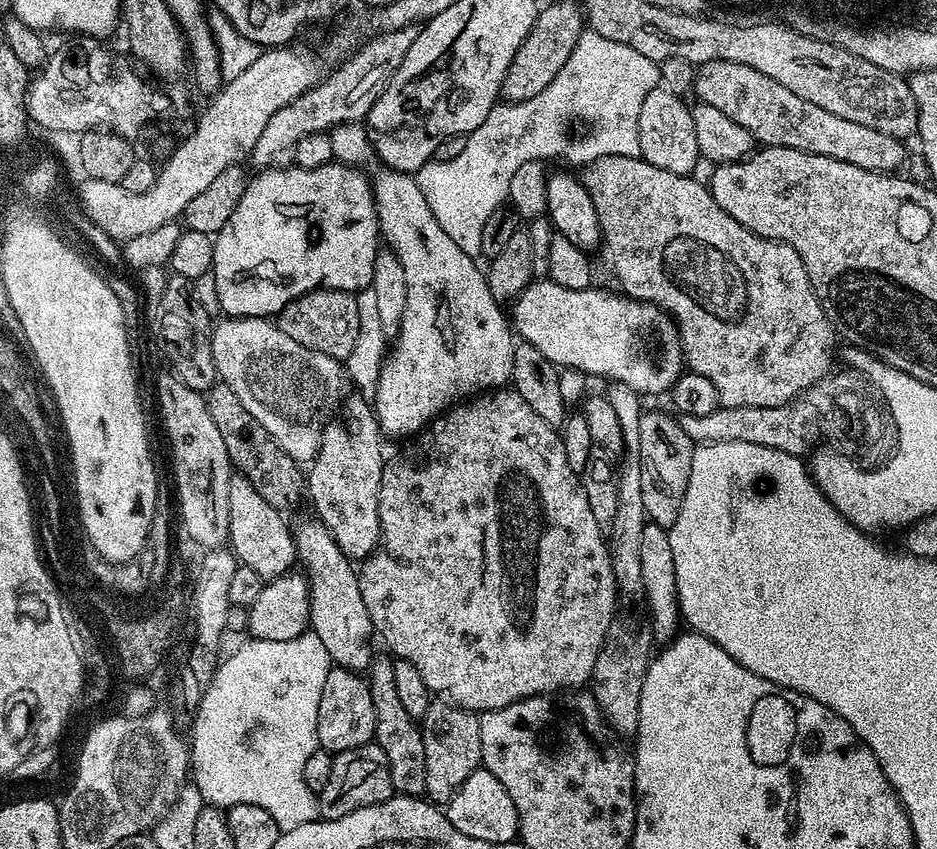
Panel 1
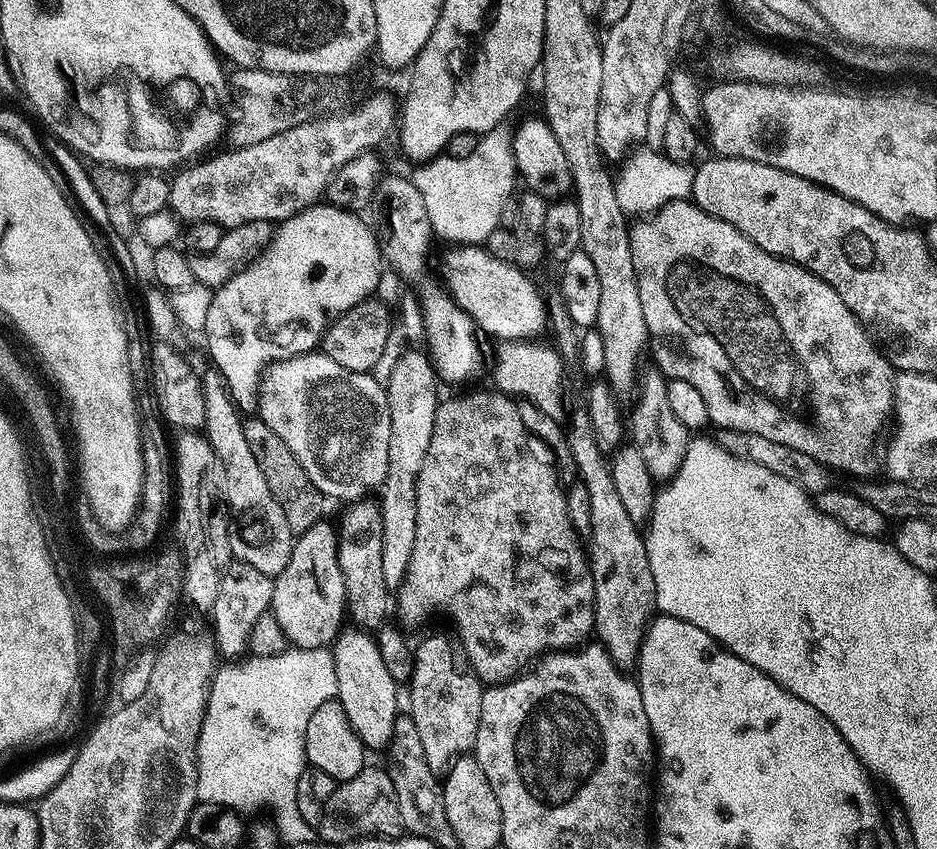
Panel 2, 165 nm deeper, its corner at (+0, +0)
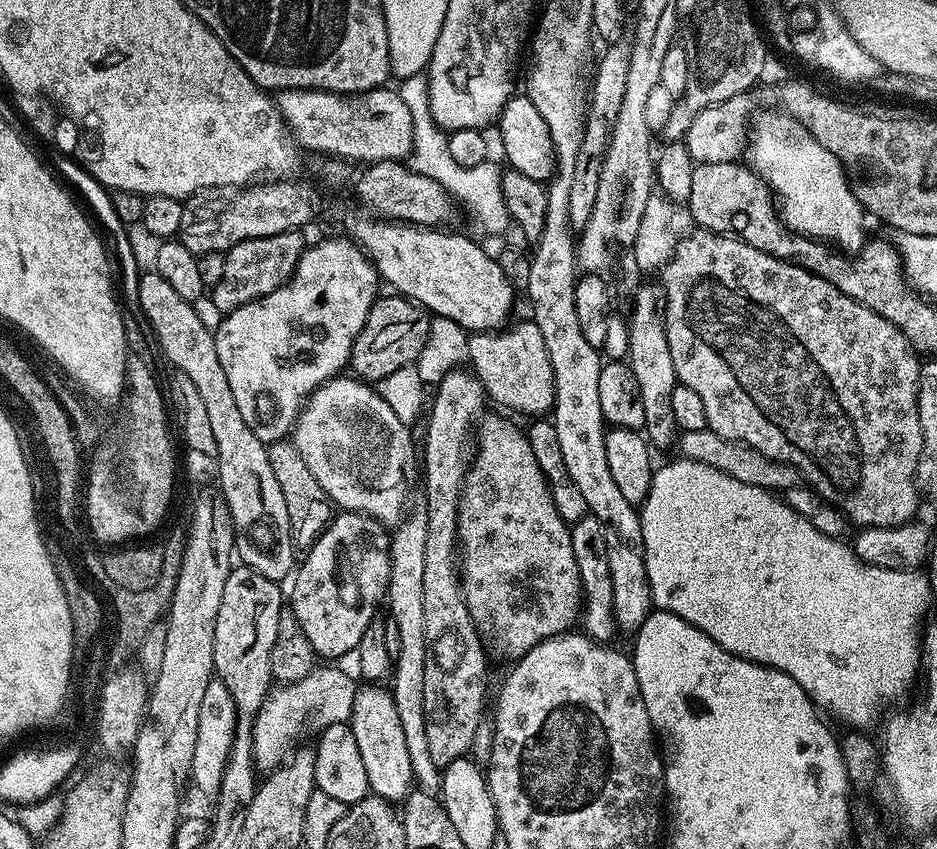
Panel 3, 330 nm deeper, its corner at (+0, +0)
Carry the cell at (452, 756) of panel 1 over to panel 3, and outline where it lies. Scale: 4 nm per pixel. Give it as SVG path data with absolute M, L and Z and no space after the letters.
M451 370L446 372L440 382L435 385L434 391L436 391L436 397L432 400L432 409L428 412L428 429L424 432L424 492L428 495L428 505L426 505L428 533L426 534L426 570L422 570L422 611L424 611L426 617L426 666L424 677L422 678L422 706L424 707L426 718L426 743L430 746L430 758L434 758L437 766L443 766L458 756L468 756L471 753L472 743L476 740L476 731L480 728L480 715L484 712L484 695L488 692L488 680L484 677L488 672L488 664L484 661L484 648L486 649L486 644L485 641L481 640L480 631L474 626L474 622L470 618L470 610L464 601L464 590L458 571L458 541L456 539L456 502L460 496L460 486L466 471L464 443L467 440L469 443L470 431L474 426L474 424L471 424L472 416L477 415L476 417L479 417L481 415L480 410L482 404L486 402L486 393L484 387L480 385L480 381L468 370Z

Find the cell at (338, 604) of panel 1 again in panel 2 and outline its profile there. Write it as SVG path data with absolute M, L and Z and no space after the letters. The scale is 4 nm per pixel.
M345 627L332 641L330 651L334 660L334 674L338 674L335 699L340 701L342 710L346 710L350 726L354 726L365 749L387 749L393 722L398 715L396 709L398 686L394 678L390 678L386 666L382 663L382 654L378 654L375 635L363 628Z

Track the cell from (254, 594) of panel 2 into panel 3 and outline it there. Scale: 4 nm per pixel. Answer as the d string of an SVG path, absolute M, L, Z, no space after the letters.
M247 566L233 567L222 586L222 600L218 602L214 622L212 666L236 707L236 732L232 735L232 748L228 751L228 760L220 776L220 787L224 789L224 800L232 796L232 800L240 800L240 804L245 807L258 785L258 768L252 754L252 730L258 724L256 711L263 704L265 707L266 697L269 695L268 679L272 680L274 676L272 647L278 628L278 614L282 607L280 587L277 581L258 574L258 570Z

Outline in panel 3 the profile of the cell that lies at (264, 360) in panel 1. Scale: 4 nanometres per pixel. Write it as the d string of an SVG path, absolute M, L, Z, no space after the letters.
M337 374L307 393L291 429L290 439L298 454L302 454L310 474L318 478L318 486L322 486L325 497L331 503L333 500L337 509L363 512L380 522L396 522L402 516L396 491L404 480L404 467L408 464L408 432L404 428L407 428L405 421L400 420L371 383L352 374Z

